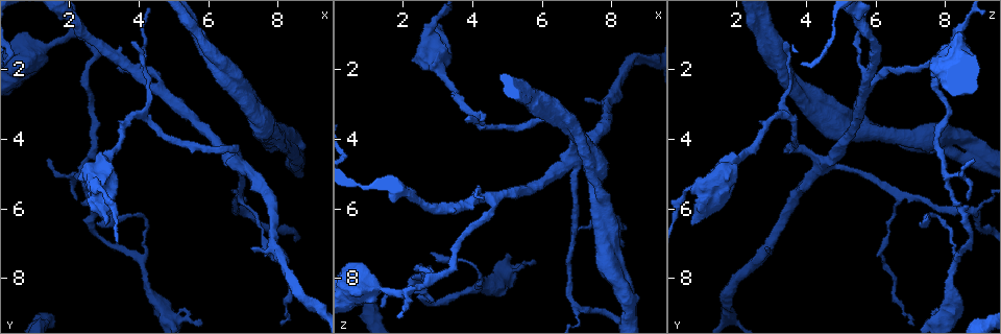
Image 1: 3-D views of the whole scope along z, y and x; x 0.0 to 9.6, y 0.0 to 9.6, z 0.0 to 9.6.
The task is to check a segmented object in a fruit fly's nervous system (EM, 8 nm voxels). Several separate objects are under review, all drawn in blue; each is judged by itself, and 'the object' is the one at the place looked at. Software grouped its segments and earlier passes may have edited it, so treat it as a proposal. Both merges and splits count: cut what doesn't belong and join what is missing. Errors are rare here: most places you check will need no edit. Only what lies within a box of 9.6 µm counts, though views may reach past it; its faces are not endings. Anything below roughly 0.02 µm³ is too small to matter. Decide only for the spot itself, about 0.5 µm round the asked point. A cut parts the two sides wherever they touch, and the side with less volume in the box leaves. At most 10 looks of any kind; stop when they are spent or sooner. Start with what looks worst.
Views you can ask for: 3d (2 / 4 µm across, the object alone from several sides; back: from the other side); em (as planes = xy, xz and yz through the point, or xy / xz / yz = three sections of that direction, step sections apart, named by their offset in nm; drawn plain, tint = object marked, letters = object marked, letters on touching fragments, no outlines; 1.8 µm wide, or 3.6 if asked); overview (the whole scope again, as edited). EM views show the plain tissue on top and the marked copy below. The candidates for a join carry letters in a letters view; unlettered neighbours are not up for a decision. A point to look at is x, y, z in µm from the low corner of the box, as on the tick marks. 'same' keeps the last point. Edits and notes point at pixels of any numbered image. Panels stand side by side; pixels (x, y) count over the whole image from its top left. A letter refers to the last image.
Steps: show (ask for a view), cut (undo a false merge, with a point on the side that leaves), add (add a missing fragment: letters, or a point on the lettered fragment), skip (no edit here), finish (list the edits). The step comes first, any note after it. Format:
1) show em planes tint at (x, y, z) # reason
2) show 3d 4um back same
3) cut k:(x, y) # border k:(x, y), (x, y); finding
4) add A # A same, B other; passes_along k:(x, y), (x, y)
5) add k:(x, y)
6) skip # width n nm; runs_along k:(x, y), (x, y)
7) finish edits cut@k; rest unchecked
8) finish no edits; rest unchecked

show em xy step 8 letters at (6.85, 4.65, 4.45) # four arms meet

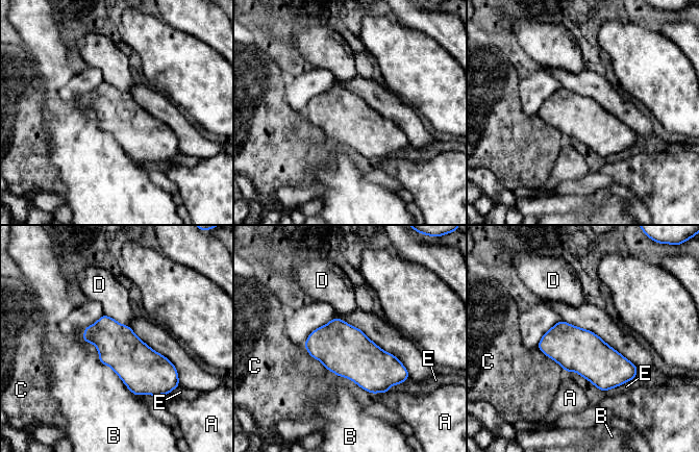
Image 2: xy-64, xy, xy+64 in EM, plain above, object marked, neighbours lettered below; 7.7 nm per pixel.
skip # width 320 nm; A other, B other, C other, D other, E other; border 2:(103, 314), (164, 355), (178, 379); one neuron here

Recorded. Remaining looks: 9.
show em xy step 8 tint at (6.95, 6.00, 8.75) # three arms meet

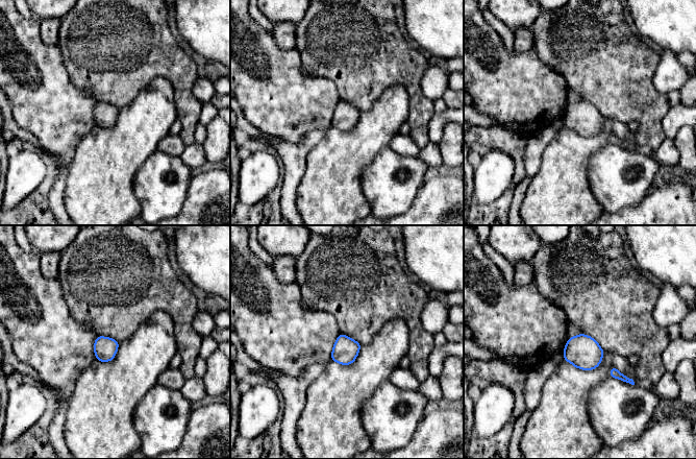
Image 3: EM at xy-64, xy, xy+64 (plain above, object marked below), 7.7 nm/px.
show em planes letters same # cut it another way

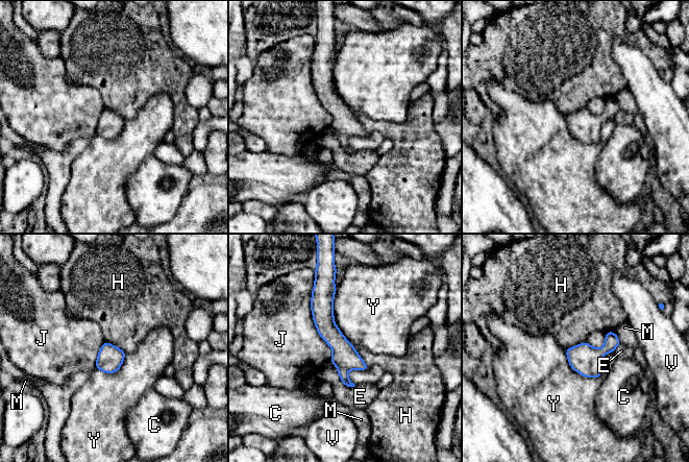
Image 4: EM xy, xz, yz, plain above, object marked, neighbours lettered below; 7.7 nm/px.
skip # C other, E other, H other, J other, M other, V other, Y other; runs_along 4:(329, 290), (325, 325), (349, 384); one neuron here

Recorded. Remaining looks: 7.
show em planes tint at (7.60, 3.80, 5.70) # abrupt turn

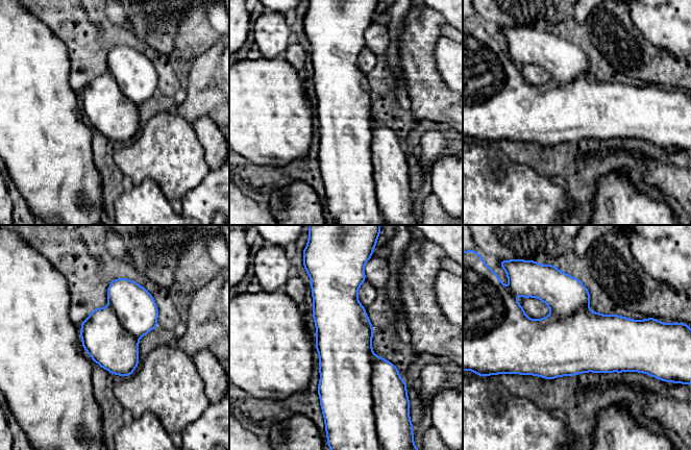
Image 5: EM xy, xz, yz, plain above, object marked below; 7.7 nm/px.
show em planes letters same # what lies round it

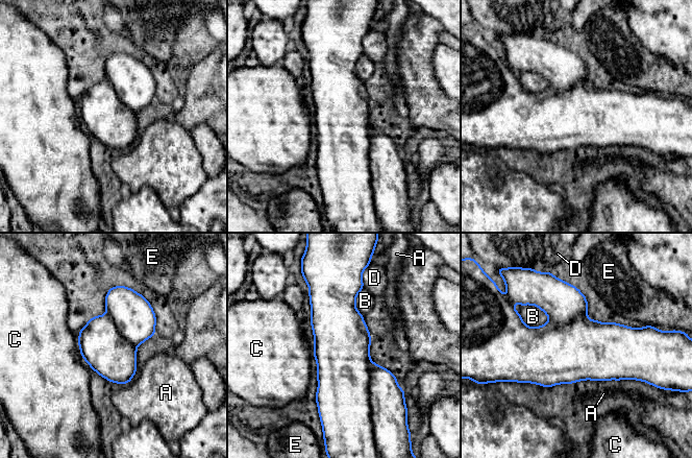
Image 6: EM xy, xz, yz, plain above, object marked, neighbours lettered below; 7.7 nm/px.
skip # longest_contact B 240 nm; A other, B other, C other, D other, E other; continuous, no second neuron

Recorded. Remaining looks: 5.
show 3d 4um at (5.60, 0.80, 2.75) # two arms in line, one across

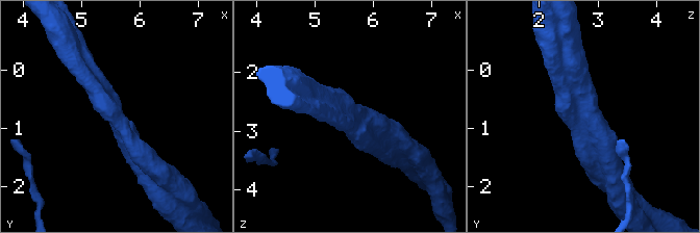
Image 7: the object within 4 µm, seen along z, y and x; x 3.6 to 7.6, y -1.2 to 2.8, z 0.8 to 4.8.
show em 3.6um planes tint at (5.55, 0.80, 2.75) # need the tissue

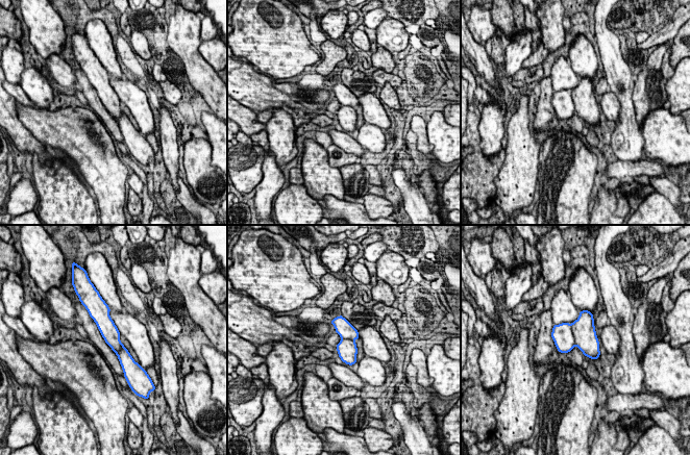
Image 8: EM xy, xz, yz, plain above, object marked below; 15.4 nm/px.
show em 3.6um planes letters same # what lies round it

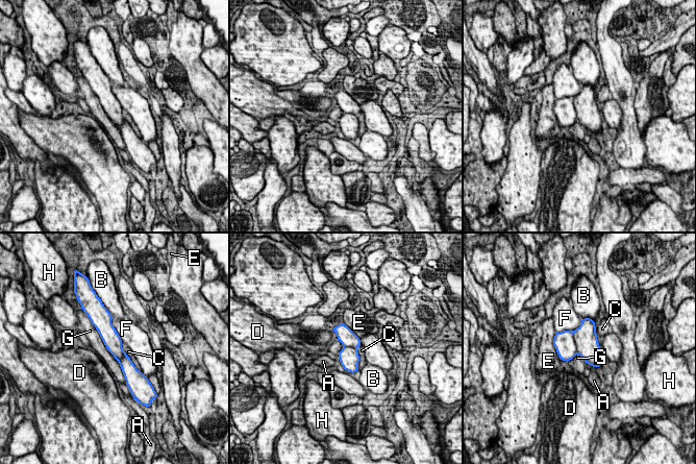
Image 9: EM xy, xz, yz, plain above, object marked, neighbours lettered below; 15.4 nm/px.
skip # A other, B other, C other, D other, E other, F other, G other, H other; runs_along 9:(106, 320), (106, 332), (128, 374); all the same neuron

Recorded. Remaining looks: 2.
finish no edits; rest unchecked

